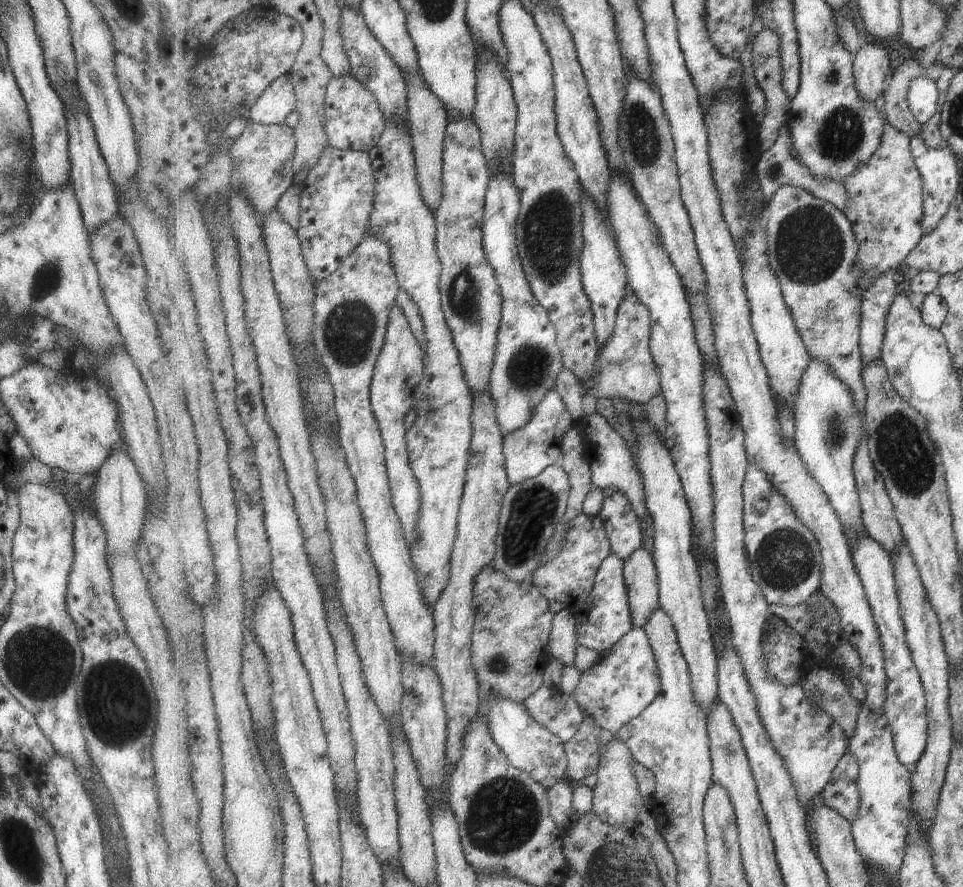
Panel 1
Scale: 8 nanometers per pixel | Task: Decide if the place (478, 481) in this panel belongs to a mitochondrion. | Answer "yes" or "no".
no

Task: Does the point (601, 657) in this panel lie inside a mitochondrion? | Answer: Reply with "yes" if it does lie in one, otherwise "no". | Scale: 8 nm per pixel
no

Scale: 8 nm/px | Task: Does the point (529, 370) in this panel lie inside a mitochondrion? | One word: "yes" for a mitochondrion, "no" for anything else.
yes

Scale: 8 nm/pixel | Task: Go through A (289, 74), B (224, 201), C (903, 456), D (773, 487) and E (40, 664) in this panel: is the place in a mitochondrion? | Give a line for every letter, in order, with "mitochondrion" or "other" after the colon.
A: other
B: other
C: mitochondrion
D: other
E: mitochondrion

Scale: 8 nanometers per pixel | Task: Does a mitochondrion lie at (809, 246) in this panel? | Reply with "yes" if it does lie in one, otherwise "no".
yes

